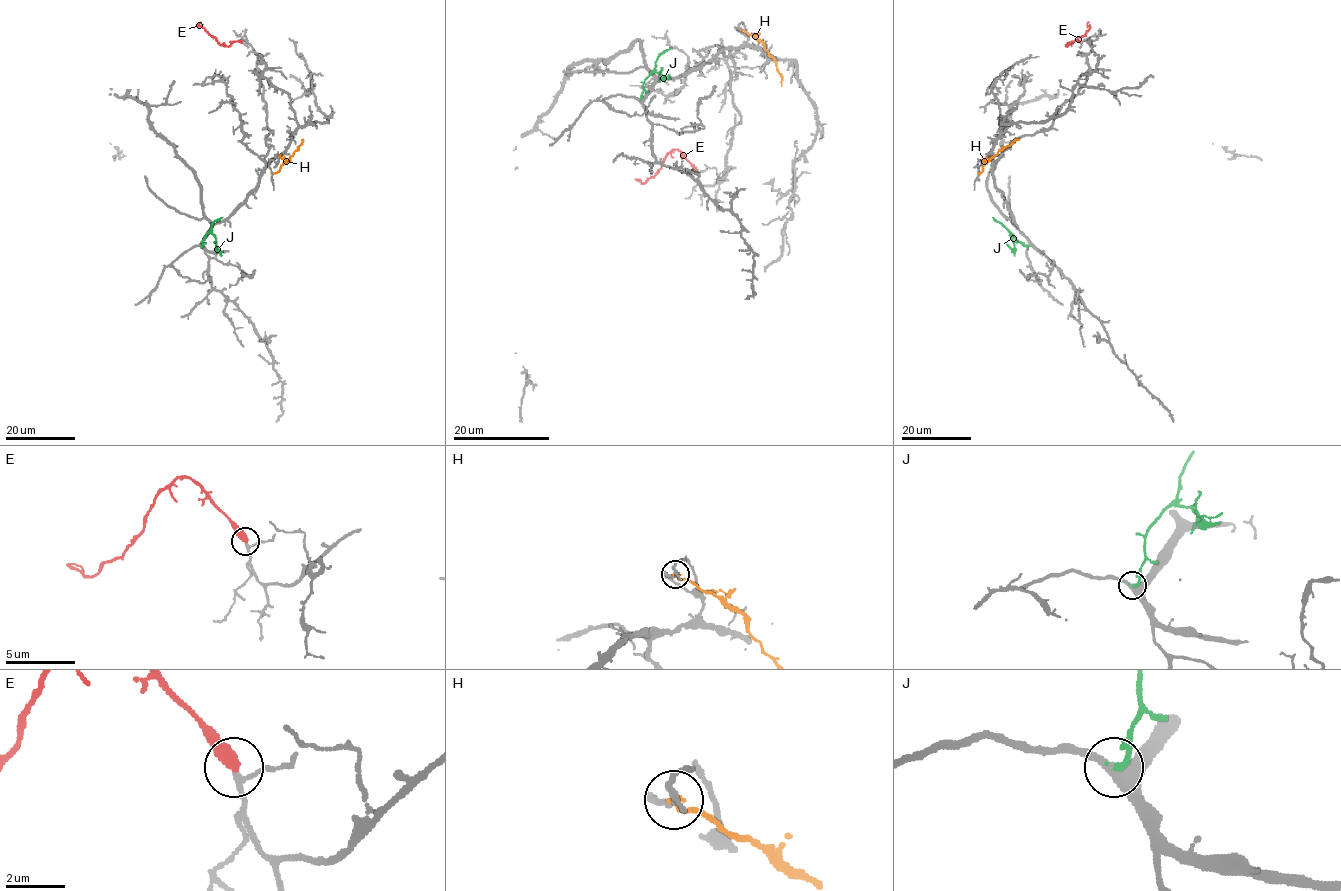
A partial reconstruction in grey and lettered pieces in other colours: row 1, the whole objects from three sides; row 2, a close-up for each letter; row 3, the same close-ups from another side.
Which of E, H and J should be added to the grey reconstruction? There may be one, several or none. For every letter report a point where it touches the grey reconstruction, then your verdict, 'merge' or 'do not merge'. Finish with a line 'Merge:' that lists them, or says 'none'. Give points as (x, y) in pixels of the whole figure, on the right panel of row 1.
E: meets grey at (1081, 41); merge
H: meets grey at (978, 173); do not merge
J: meets grey at (1029, 246); merge
Merge: E, J

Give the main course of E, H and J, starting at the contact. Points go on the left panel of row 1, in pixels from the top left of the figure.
E: (241, 42), (234, 41), (228, 46), (220, 44), (198, 24), (201, 22)
H: (272, 173), (288, 160), (302, 139)
J: (200, 246), (209, 232), (215, 238), (216, 249), (216, 243)

